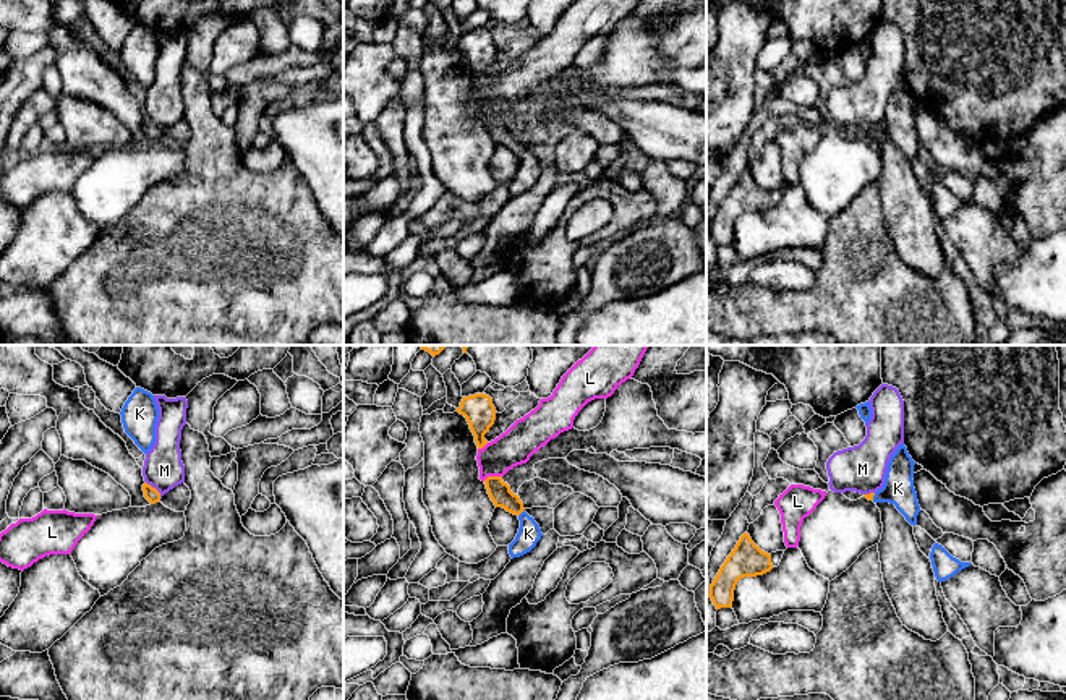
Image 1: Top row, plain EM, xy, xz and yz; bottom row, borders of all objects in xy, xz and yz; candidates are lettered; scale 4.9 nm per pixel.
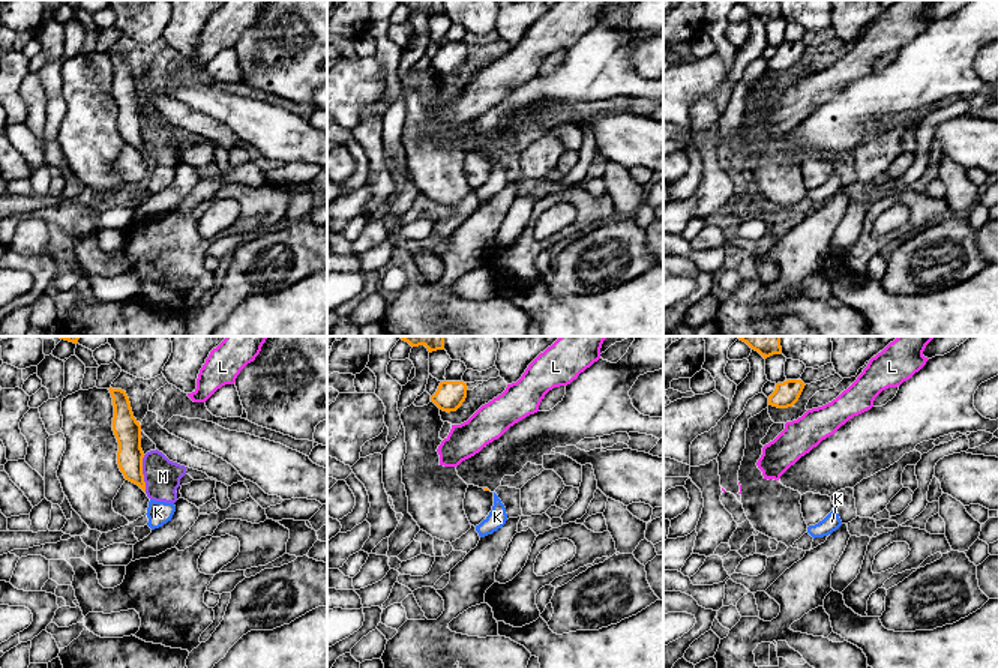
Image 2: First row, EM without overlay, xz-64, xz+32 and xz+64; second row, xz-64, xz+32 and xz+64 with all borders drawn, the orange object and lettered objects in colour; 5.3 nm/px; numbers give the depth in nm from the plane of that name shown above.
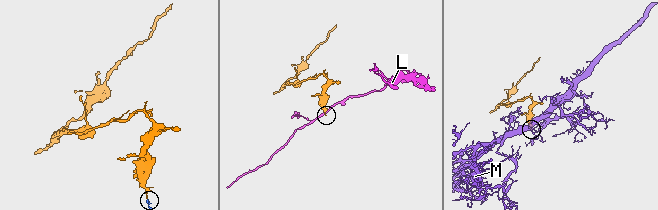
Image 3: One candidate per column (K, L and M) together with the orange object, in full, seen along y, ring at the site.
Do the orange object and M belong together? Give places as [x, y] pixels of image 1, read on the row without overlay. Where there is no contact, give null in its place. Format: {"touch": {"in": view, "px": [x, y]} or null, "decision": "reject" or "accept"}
{"touch": {"in": "xy", "px": [154, 125]}, "decision": "reject"}

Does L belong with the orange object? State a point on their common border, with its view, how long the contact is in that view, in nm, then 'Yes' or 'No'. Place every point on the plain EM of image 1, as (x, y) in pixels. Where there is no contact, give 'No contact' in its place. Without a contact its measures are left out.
Touches orange at xz (491, 114). Shared border 100 nm. No

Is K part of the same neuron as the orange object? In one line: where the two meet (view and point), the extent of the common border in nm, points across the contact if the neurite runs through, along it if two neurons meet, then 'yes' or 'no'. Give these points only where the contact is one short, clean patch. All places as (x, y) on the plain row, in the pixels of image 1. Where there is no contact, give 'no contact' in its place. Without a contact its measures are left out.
meets orange in xz at (522, 148); contact 50 nm long; runs through xz (499, 128), (522, 148), (528, 170); yes

